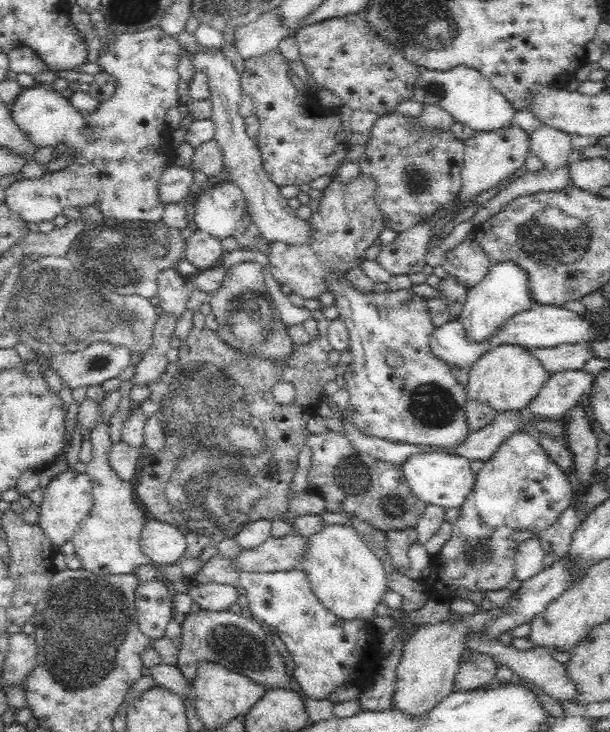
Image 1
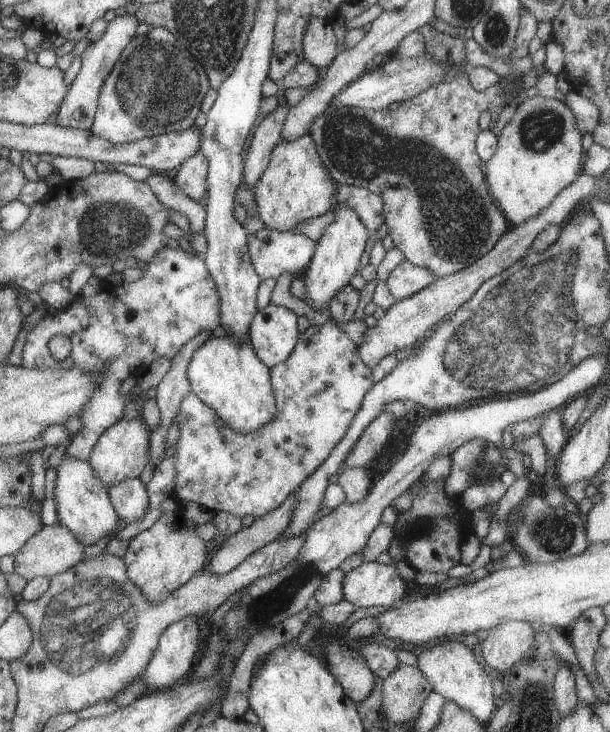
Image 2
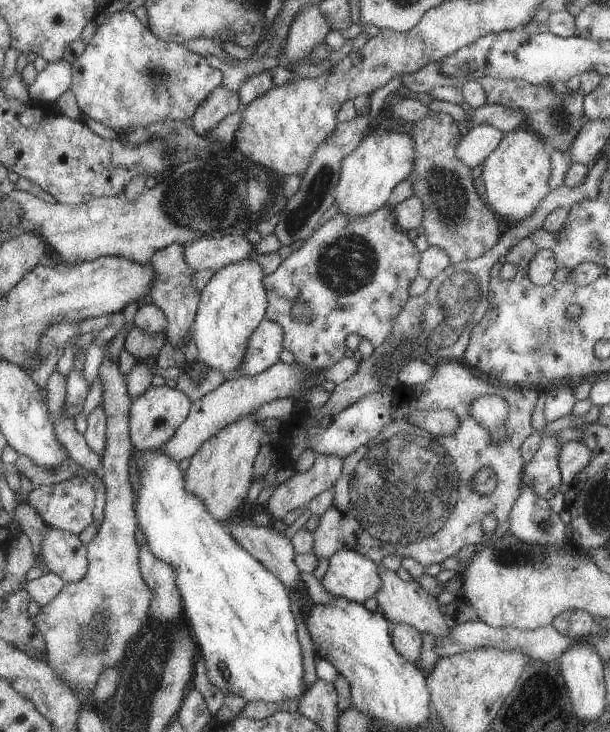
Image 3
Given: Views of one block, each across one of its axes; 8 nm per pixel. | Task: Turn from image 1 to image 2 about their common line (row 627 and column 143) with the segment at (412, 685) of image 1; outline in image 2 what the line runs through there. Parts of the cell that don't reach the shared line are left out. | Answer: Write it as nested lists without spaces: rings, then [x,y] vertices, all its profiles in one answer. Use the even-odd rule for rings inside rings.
[[[137,414],[118,420],[102,432],[101,438],[91,451],[90,464],[99,480],[108,488],[129,478],[138,478],[141,468],[147,462],[147,425]]]

